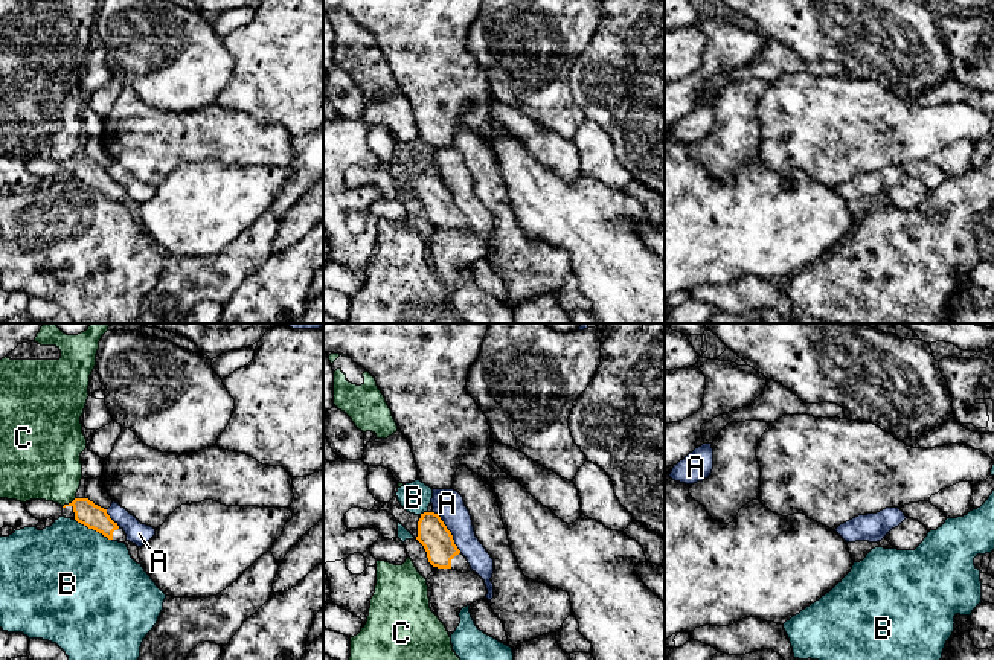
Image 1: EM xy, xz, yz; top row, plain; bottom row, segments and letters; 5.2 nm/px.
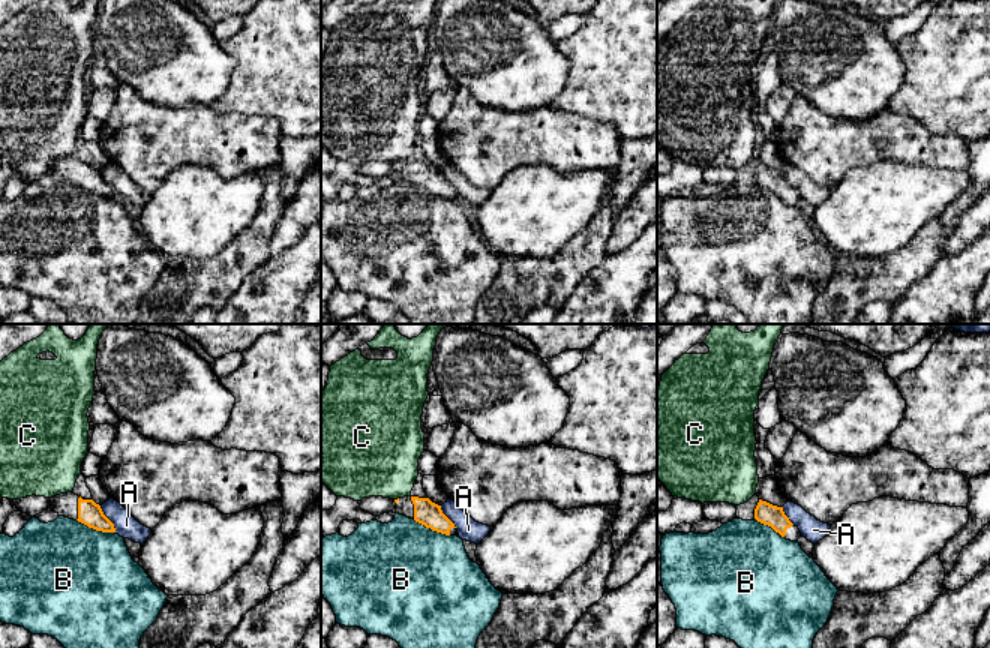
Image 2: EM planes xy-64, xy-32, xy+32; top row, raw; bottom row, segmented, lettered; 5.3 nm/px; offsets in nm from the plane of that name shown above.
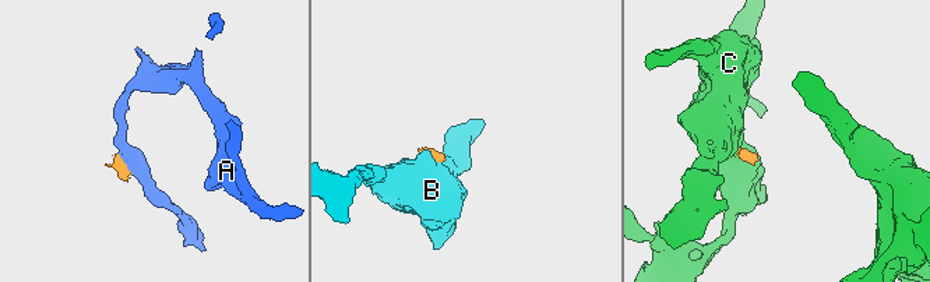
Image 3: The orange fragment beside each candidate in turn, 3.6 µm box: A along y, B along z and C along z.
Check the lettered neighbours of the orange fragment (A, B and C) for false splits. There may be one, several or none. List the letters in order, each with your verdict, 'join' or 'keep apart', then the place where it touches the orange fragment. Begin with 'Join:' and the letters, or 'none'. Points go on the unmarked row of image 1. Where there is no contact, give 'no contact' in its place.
Join: none
A: keep apart | xz (450, 191)
B: keep apart | xy (93, 188)
C: keep apart | xy (69, 162)

